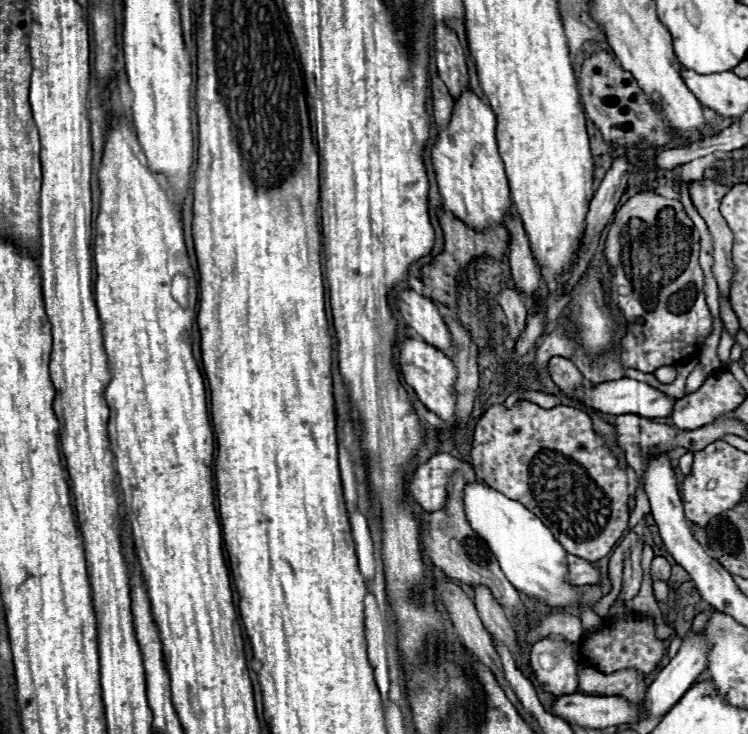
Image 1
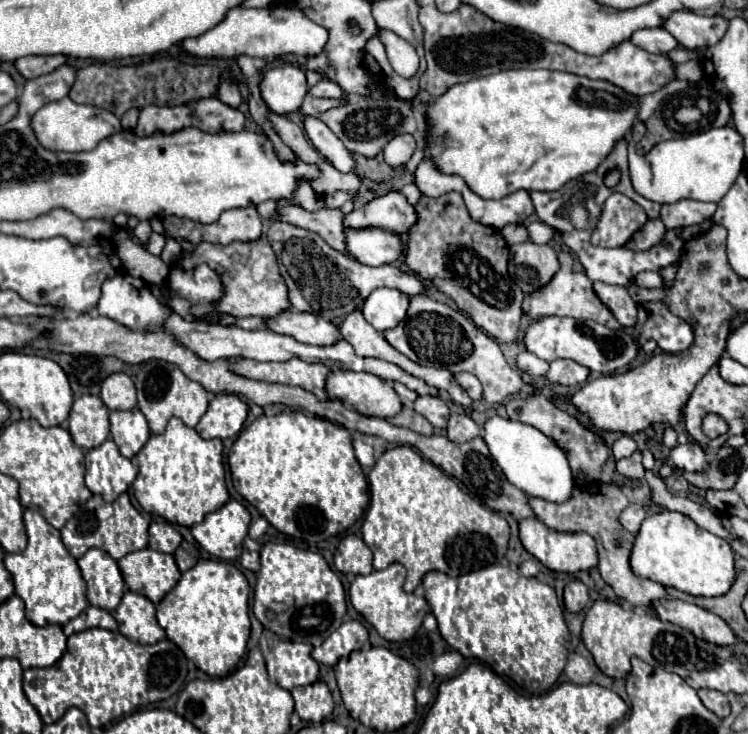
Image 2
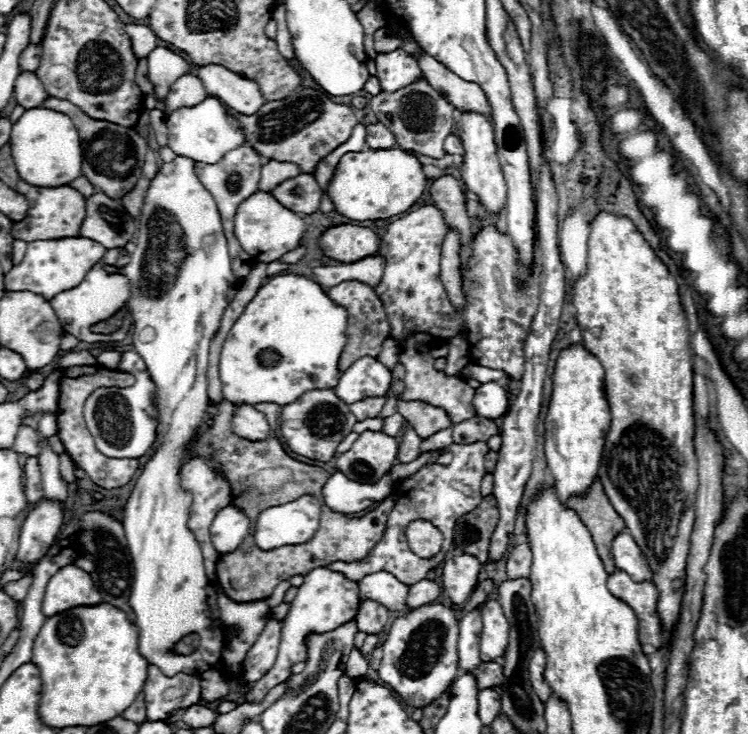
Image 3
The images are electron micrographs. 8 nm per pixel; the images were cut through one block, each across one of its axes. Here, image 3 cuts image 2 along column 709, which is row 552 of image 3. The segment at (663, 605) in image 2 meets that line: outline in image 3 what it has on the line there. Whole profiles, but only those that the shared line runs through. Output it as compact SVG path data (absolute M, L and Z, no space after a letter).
M620 532L618 536L614 536L612 558L614 558L616 568L624 570L632 580L644 582L644 580L652 578L646 556L642 554L642 550L638 548L638 544L634 542L634 538L630 534Z

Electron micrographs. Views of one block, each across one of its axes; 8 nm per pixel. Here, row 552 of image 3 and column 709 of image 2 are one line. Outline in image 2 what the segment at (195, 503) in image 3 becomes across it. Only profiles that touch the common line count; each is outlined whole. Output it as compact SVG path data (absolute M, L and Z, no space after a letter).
M682 200L670 206L668 204L662 206L662 222L666 224L666 228L676 228L676 226L688 228L712 218L714 212L716 212L716 204L712 202Z

